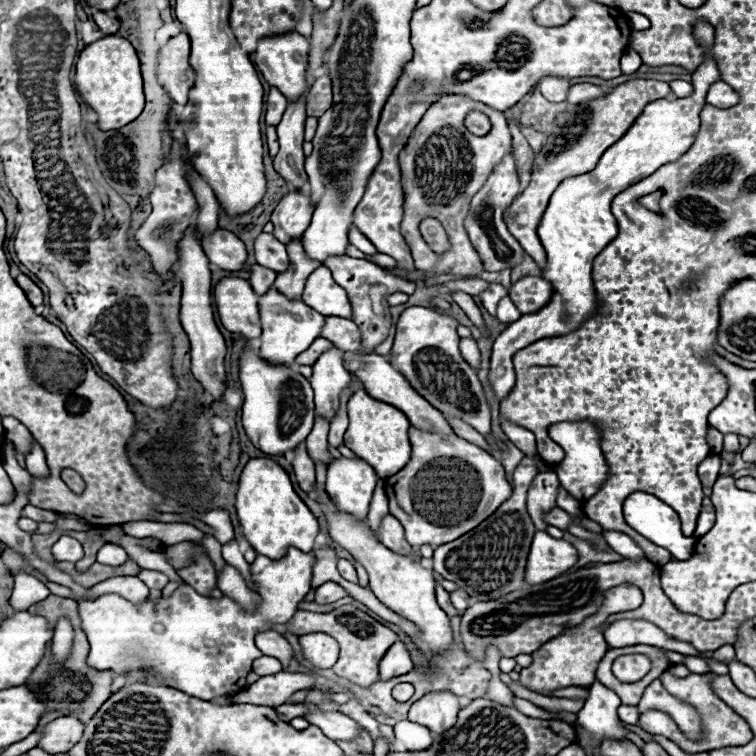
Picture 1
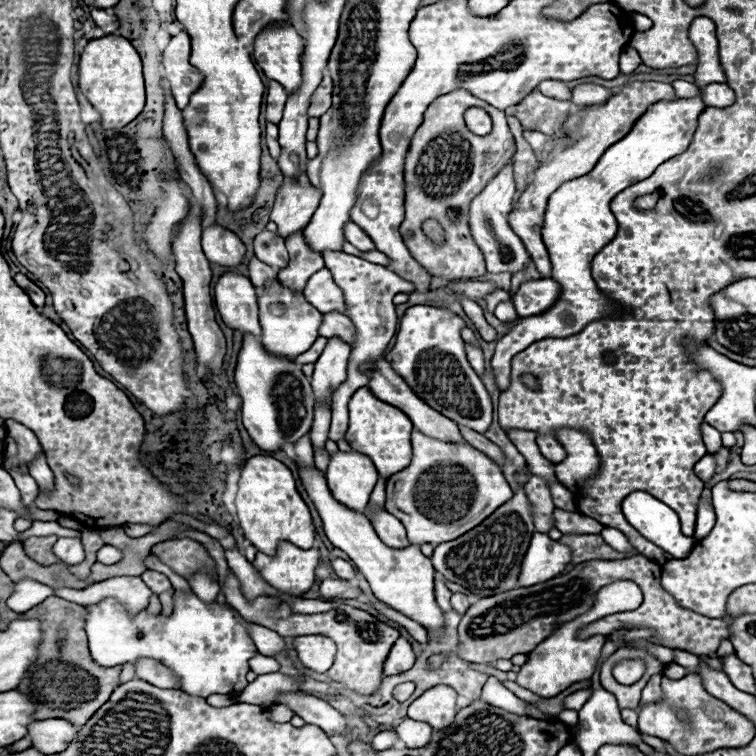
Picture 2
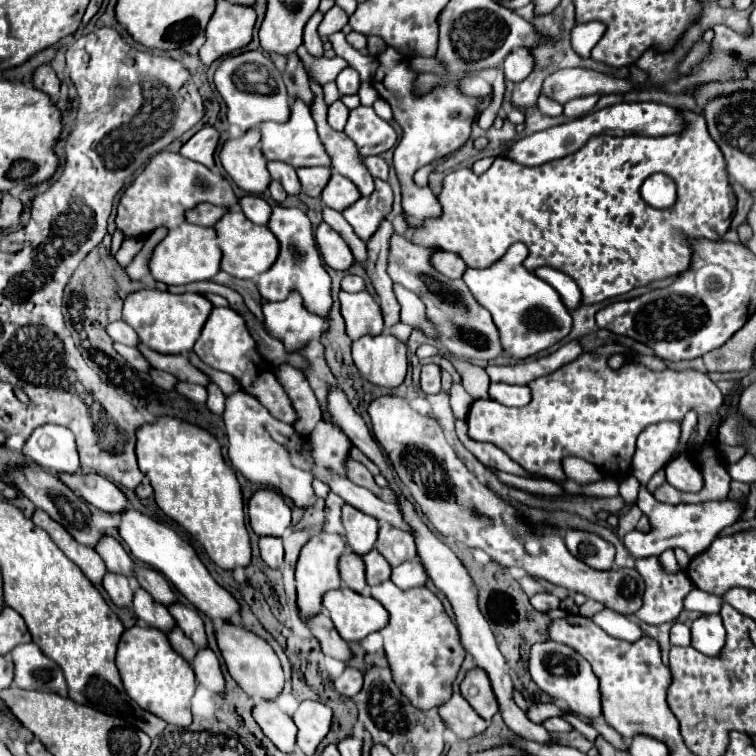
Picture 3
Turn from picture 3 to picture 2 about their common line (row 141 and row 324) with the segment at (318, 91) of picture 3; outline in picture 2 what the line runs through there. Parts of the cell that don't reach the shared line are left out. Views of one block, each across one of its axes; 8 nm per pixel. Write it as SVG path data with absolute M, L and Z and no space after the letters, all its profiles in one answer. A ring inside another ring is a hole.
M328 312L328 314L324 314L318 334L324 336L324 338L340 336L346 344L352 344L352 336L354 336L352 322L348 320L348 316L344 316L340 312Z

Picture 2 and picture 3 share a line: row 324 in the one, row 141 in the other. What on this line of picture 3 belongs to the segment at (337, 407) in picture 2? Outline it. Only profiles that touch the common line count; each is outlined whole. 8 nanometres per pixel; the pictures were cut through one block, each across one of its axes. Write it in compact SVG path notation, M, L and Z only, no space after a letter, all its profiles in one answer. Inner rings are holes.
M358 106L350 110L344 132L356 142L358 150L364 156L382 154L396 144L394 128L386 120L376 116L370 106Z

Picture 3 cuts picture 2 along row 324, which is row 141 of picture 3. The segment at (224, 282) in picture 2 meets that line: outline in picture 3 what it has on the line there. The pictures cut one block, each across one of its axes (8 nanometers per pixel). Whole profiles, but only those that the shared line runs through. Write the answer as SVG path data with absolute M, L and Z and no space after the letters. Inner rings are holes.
M250 130L240 138L232 138L220 152L224 170L234 184L248 194L262 194L268 190L272 178L266 168L266 158L260 150L260 130Z

